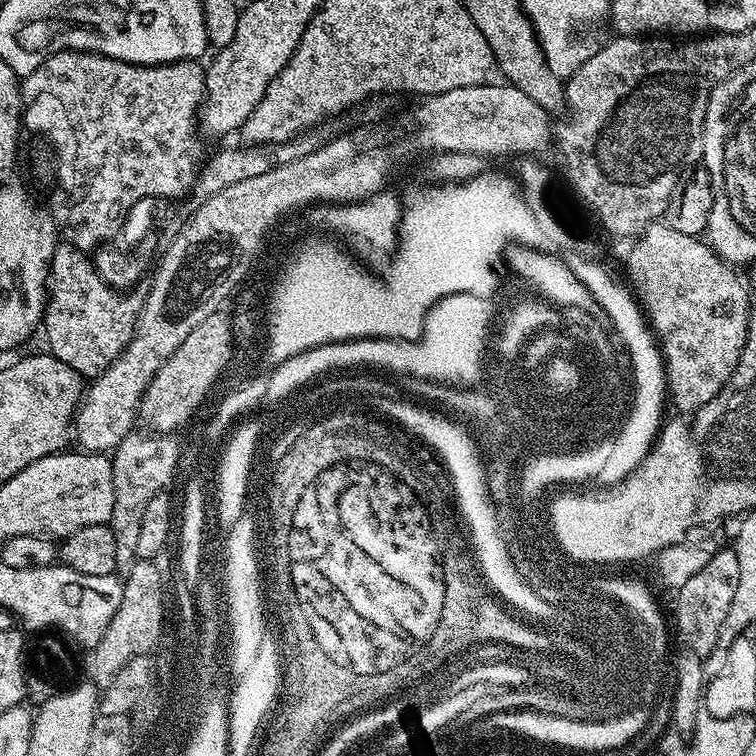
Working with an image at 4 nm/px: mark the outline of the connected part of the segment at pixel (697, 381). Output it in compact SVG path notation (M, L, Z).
M667 222L649 224L632 245L634 245L633 248L628 252L629 281L627 280L627 283L630 285L635 298L644 304L648 304L648 312L652 312L652 320L656 320L656 328L660 328L660 336L664 336L664 352L666 353L666 359L668 359L668 376L672 379L672 392L676 395L674 403L680 404L680 408L691 410L696 408L696 404L700 404L700 400L709 400L709 397L714 395L716 390L720 388L720 384L724 384L724 376L728 376L728 372L732 372L732 364L736 364L736 357L744 343L745 334L748 332L749 289L741 277L740 280L736 277L737 269L729 264L727 260L721 260L700 236L682 234L682 230L674 230Z

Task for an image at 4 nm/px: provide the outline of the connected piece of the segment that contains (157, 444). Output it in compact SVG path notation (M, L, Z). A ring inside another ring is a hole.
M133 430L111 453L112 477L114 478L114 510L110 527L114 534L118 562L116 572L126 574L138 559L138 533L142 527L142 516L146 514L146 506L150 506L150 498L161 492L181 467L182 445L172 434L145 434Z

